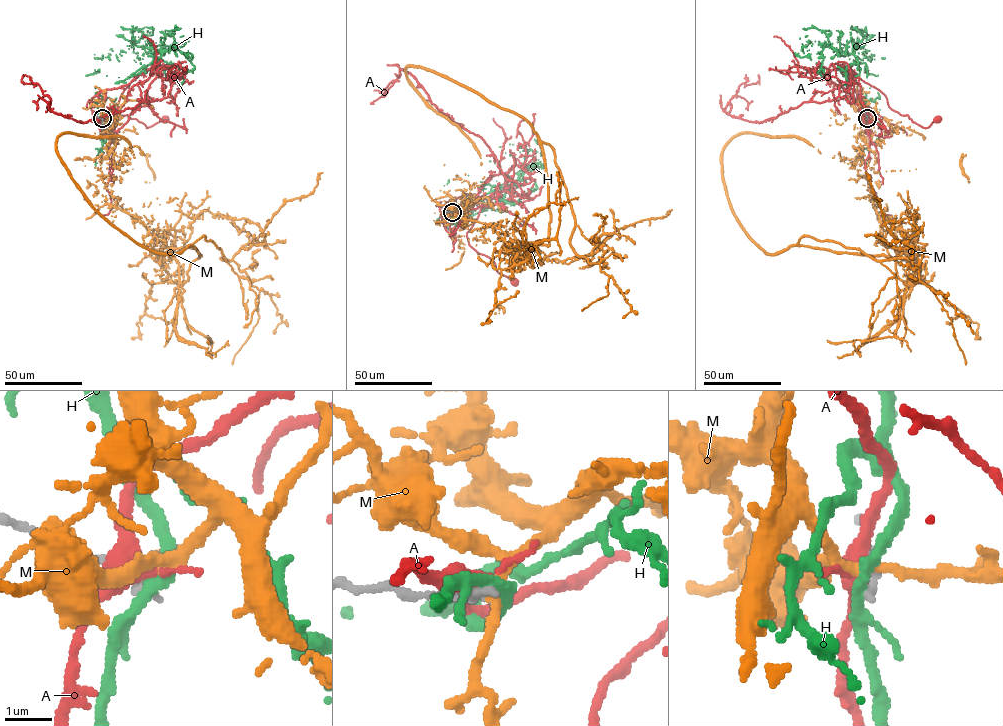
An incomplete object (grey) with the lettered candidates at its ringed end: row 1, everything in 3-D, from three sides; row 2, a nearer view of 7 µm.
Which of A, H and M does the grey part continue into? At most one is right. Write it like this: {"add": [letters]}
{"add": ["M"]}

